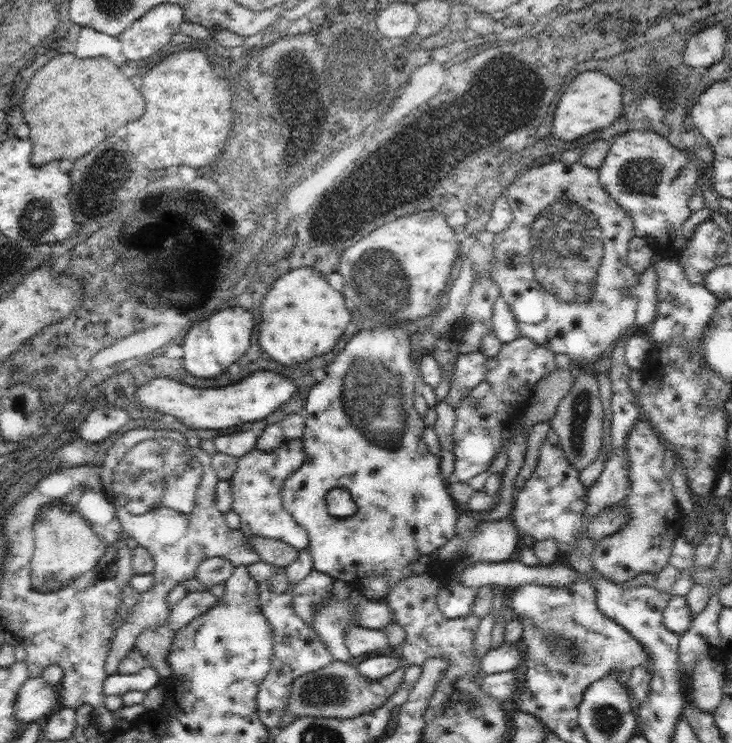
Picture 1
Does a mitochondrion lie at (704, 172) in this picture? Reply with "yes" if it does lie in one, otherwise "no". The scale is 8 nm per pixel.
no

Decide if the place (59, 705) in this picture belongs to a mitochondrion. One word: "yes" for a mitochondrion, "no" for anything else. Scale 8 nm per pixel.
no

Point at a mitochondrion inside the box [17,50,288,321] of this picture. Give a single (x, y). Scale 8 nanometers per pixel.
(113, 159)

